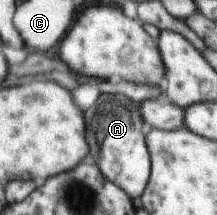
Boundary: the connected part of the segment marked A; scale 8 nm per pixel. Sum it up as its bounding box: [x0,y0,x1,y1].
[85,95,150,199]

